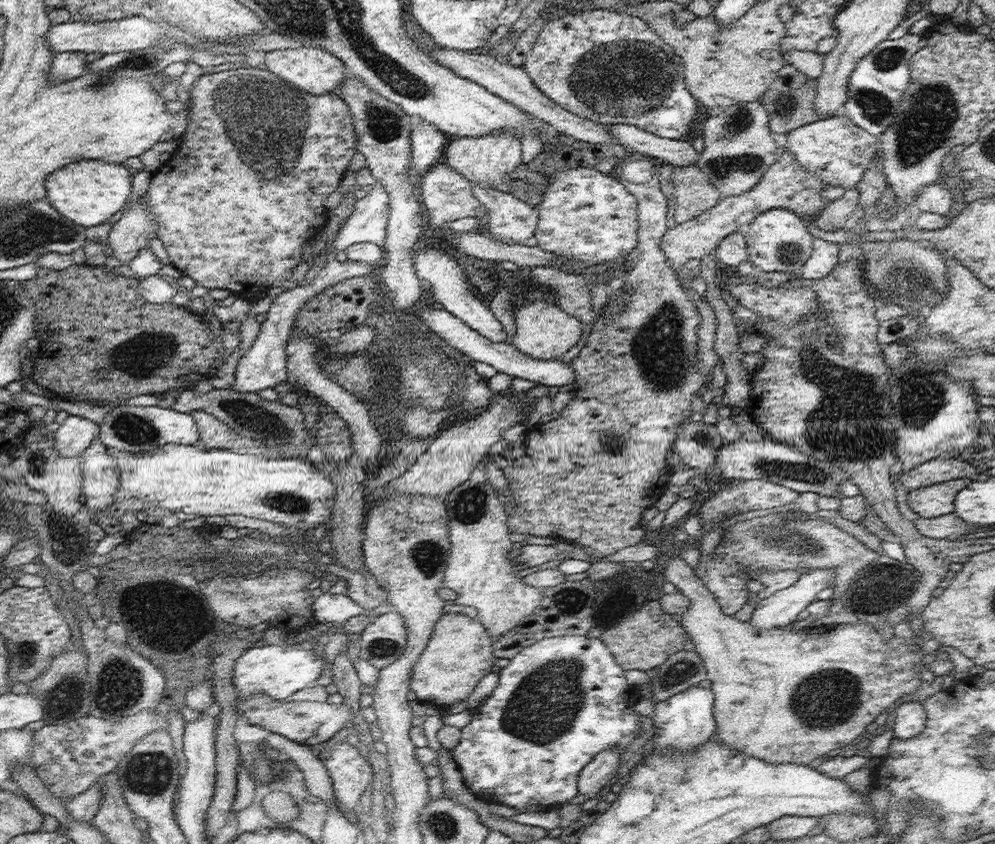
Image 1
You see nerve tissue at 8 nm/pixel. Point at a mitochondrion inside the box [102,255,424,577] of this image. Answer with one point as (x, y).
(138, 432)

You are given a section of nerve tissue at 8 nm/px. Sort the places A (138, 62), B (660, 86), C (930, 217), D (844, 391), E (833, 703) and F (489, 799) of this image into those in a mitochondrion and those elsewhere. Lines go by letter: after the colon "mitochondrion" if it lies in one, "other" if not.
A: mitochondrion
B: mitochondrion
C: other
D: mitochondrion
E: mitochondrion
F: other

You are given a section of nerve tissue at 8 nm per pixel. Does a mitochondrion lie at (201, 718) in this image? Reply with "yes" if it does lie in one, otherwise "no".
no

